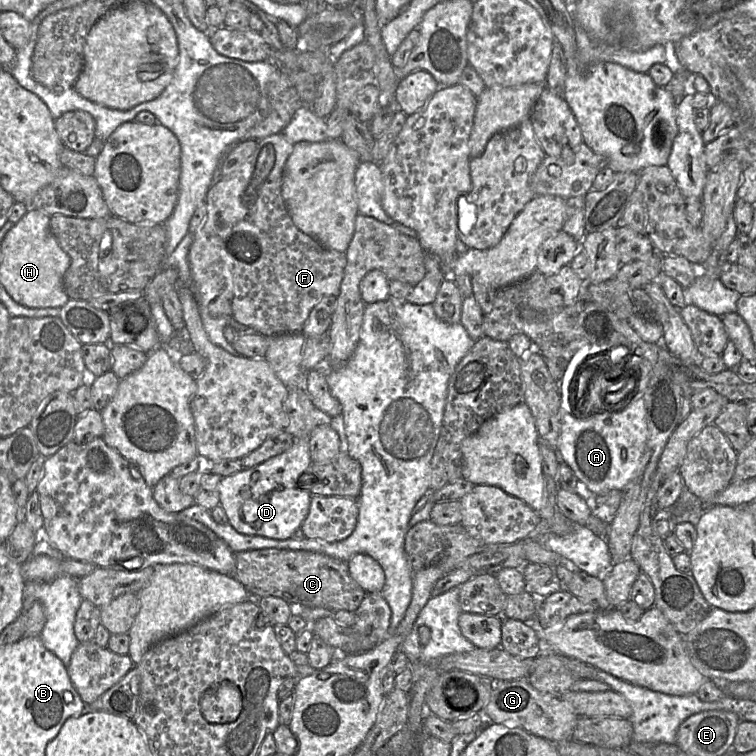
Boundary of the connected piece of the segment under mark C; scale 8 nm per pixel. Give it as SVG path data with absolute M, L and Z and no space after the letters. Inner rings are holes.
M265 548L235 553L232 576L248 591L260 597L282 598L292 607L317 607L336 612L354 612L366 596L363 588L351 577L348 562L322 553L306 550Z

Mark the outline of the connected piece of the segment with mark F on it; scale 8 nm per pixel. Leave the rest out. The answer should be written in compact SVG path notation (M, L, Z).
M283 132L267 136L238 171L211 186L205 200L207 216L194 234L188 253L199 310L205 307L214 317L231 316L263 336L302 332L314 306L325 296L338 296L347 264L345 252L326 249L300 231L289 215L282 197L282 179L293 147Z

